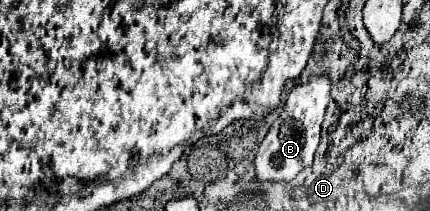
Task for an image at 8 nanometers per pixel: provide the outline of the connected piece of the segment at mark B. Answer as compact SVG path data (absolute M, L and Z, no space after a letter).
M328 73L312 75L306 83L290 89L280 119L272 123L254 159L256 177L260 181L292 181L304 167L312 165L312 155L320 141L320 127L330 101L330 91L332 81Z

